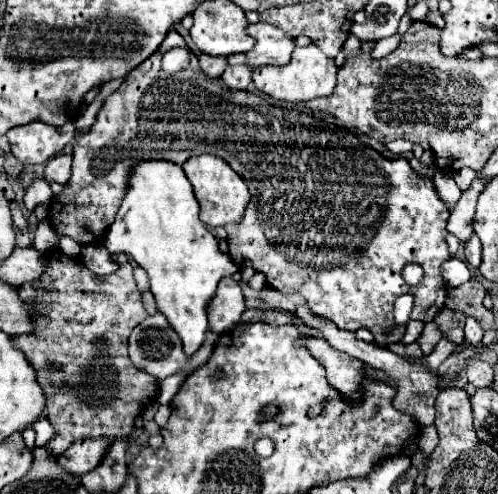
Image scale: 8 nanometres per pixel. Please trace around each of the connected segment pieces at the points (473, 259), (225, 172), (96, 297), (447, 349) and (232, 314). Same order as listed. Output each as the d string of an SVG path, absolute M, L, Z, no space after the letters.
M472 234L466 244L464 244L464 256L466 256L466 262L472 266L472 268L478 268L480 266L480 240L476 234Z
M202 154L202 156L196 156L188 162L184 162L182 168L194 186L196 200L200 202L200 220L208 228L218 228L218 226L226 226L230 222L242 220L250 194L248 194L244 180L224 160L220 160L218 156L212 156L212 154Z
M56 252L48 258L48 270L44 272L42 280L24 284L18 292L20 298L36 312L36 334L14 336L12 344L26 354L28 362L38 374L40 386L46 392L46 416L58 430L46 448L56 456L60 456L78 438L128 436L132 432L134 420L158 396L158 380L138 370L128 358L128 336L140 322L148 318L148 312L142 306L142 294L136 288L128 258L124 254L118 254L116 262L120 268L114 274L106 276L104 282L100 282L96 280L96 274L90 272L82 262L74 262L74 258Z
M296 306L294 316L298 318L298 320L296 320L298 324L304 324L304 326L310 326L310 328L320 330L322 336L324 336L324 340L326 340L332 348L336 348L336 350L340 350L340 352L346 352L346 354L350 354L350 356L356 356L356 358L360 358L362 362L366 362L368 366L386 372L388 378L392 378L394 384L396 384L396 388L398 388L398 392L396 392L396 396L394 396L394 402L392 402L396 410L400 410L400 412L404 412L404 414L410 414L420 426L430 426L430 424L434 422L434 416L436 416L434 402L436 402L436 396L438 396L438 376L436 376L436 374L432 376L432 372L428 370L428 368L430 368L428 362L444 362L444 360L454 352L454 350L452 350L452 344L440 342L440 344L434 348L434 352L432 352L430 356L426 356L426 360L424 360L422 364L416 364L416 362L408 362L408 360L396 356L396 354L390 352L388 348L378 348L378 346L374 346L374 344L368 344L368 342L364 342L364 340L358 340L352 332L340 330L340 328L338 328L336 324L332 324L330 320L326 320L326 318L322 318L322 316L316 316L308 306Z
M224 278L208 302L208 324L218 334L226 332L238 324L244 310L246 306L240 284L232 278Z

